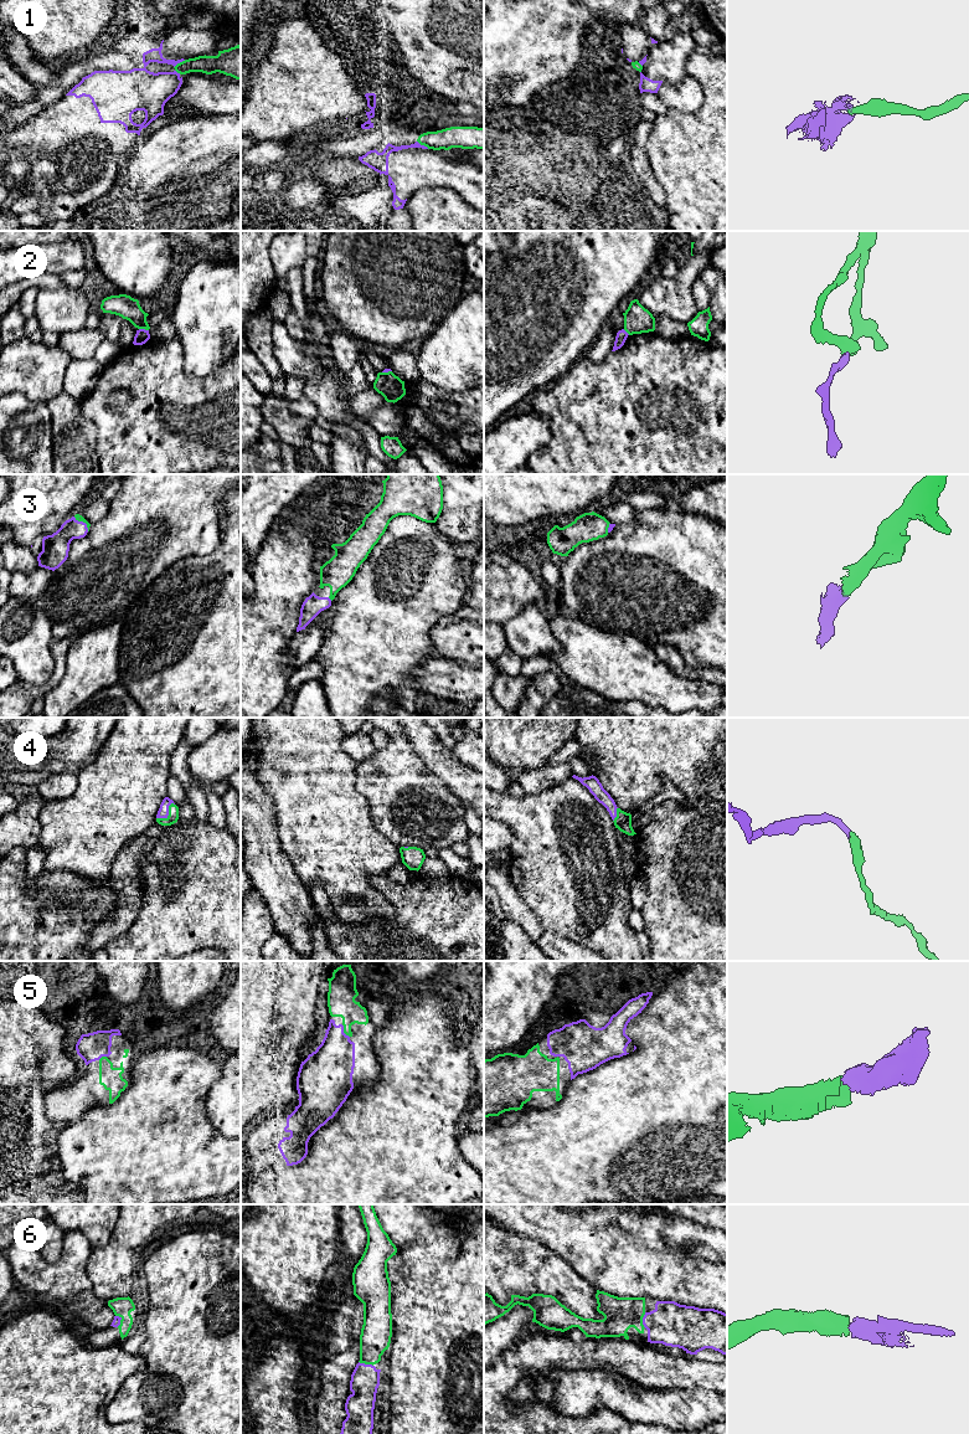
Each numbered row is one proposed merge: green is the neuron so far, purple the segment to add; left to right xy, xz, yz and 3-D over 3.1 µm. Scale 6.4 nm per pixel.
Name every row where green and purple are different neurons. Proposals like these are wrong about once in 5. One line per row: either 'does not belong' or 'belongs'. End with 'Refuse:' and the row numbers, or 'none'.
1: does not belong
2: does not belong
3: belongs
4: belongs
5: belongs
6: belongs
Refuse: 1, 2

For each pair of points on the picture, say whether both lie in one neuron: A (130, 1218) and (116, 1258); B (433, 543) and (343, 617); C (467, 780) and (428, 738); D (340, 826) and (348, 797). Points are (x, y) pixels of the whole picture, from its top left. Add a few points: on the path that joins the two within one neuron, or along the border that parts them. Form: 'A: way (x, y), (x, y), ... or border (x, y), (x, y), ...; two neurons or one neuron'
A: way (130, 1228), (123, 1248); one neuron
B: way (411, 565), (365, 611); one neuron
C: way (455, 774), (431, 749); one neuron
D: way (340, 818), (340, 805); one neuron

